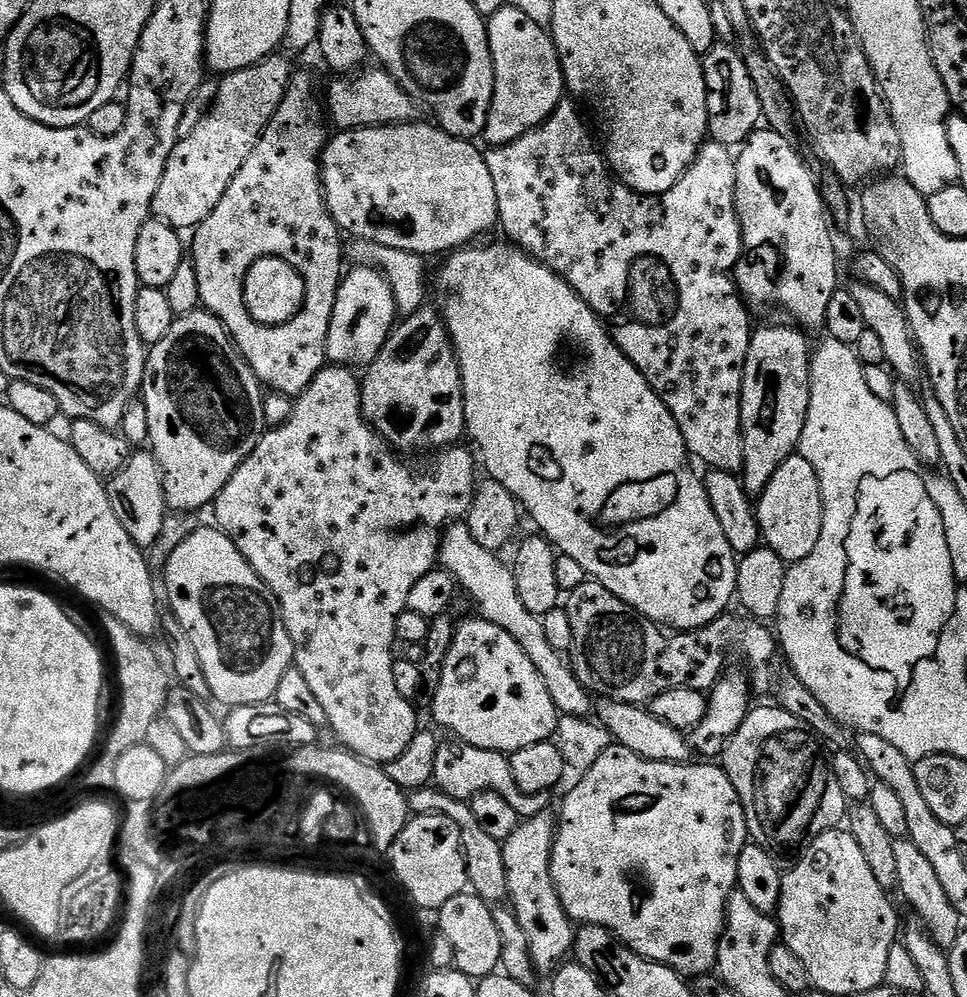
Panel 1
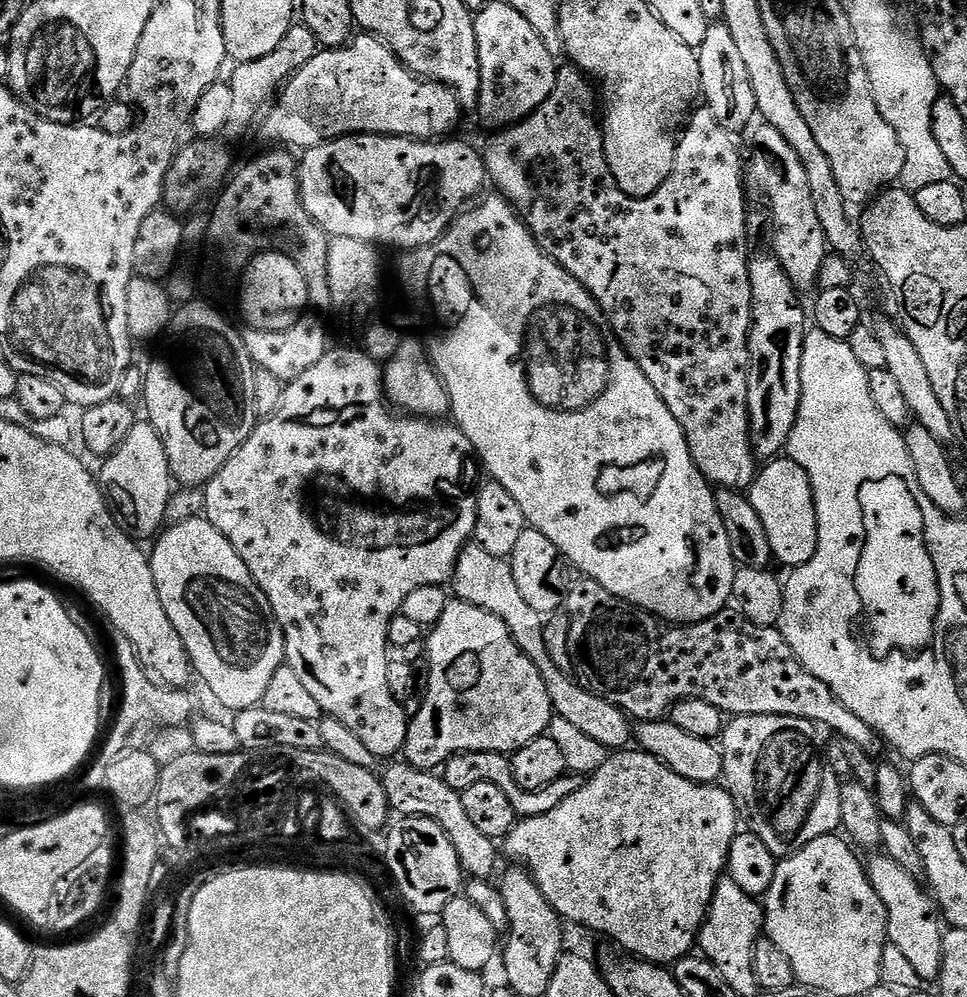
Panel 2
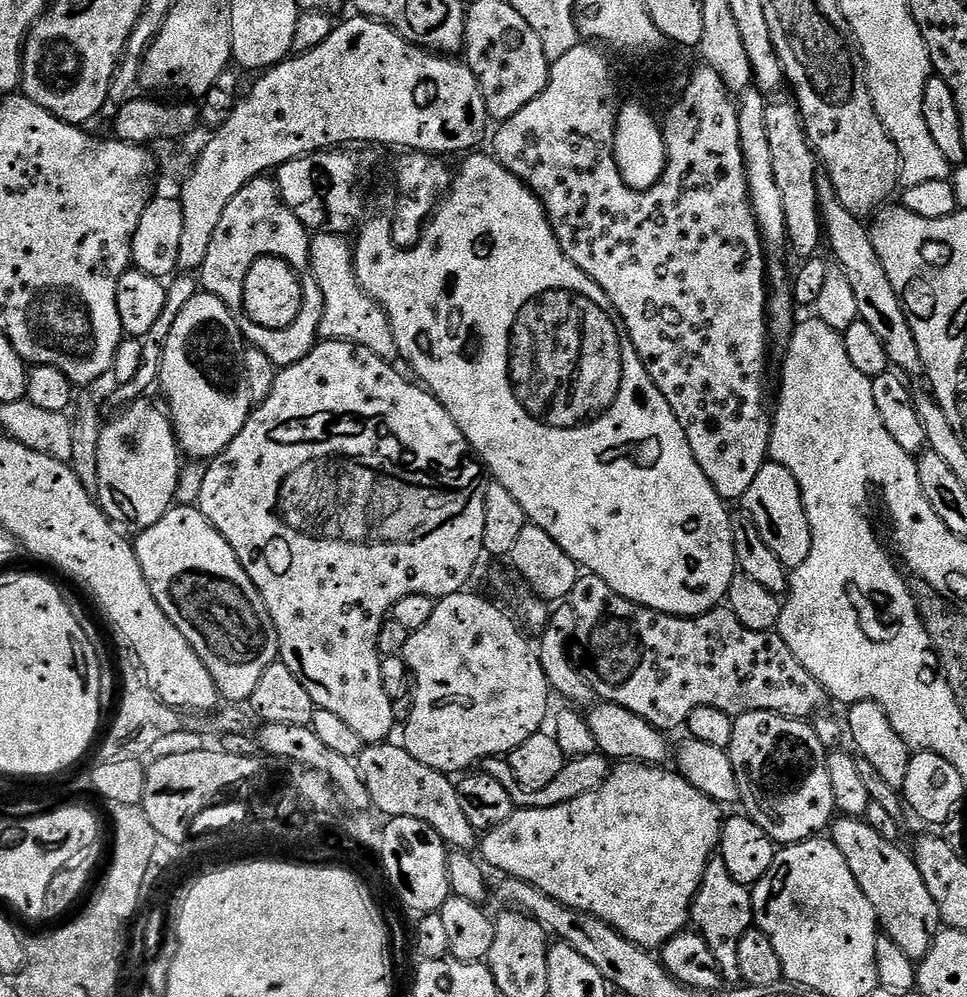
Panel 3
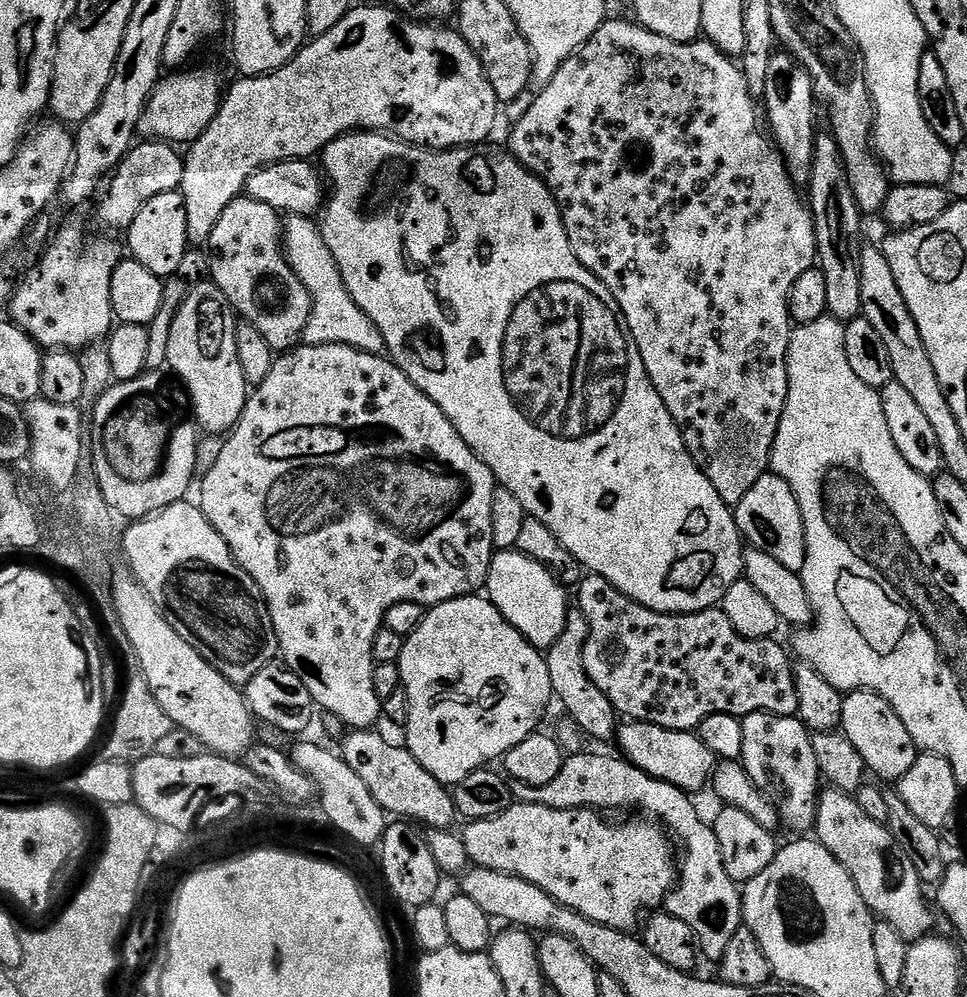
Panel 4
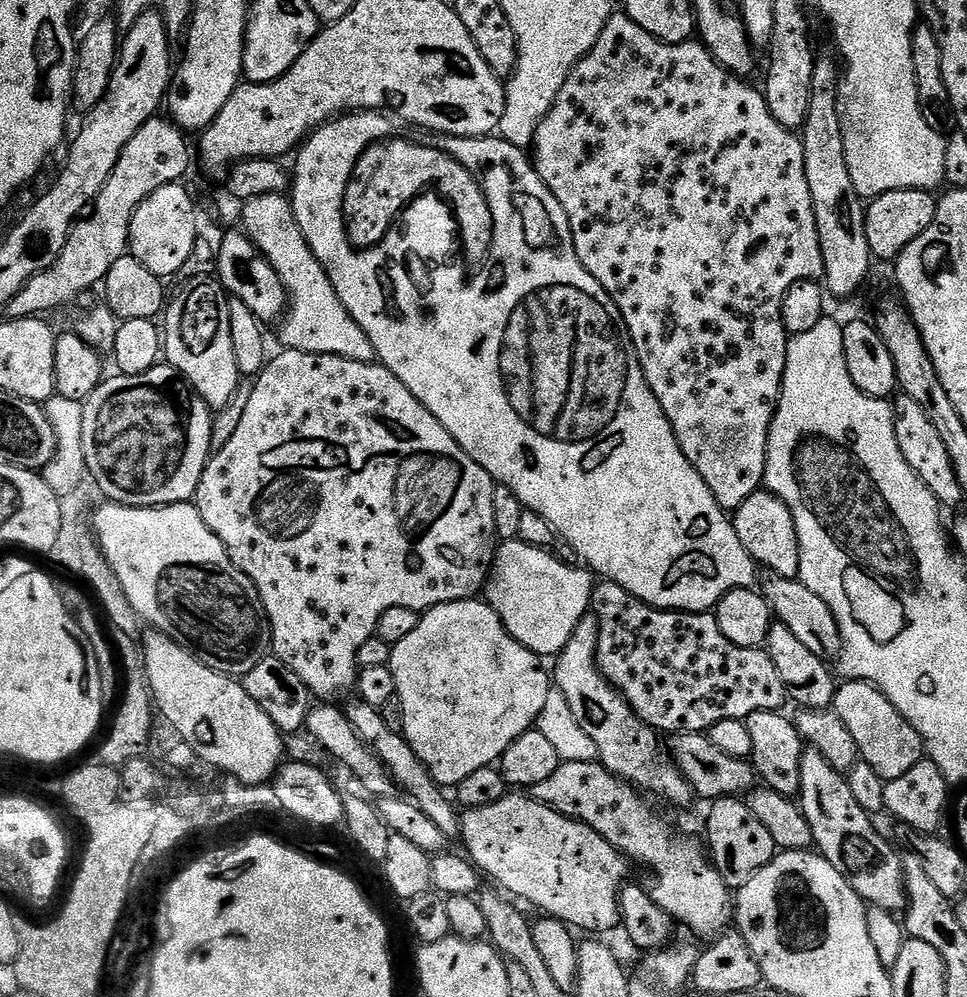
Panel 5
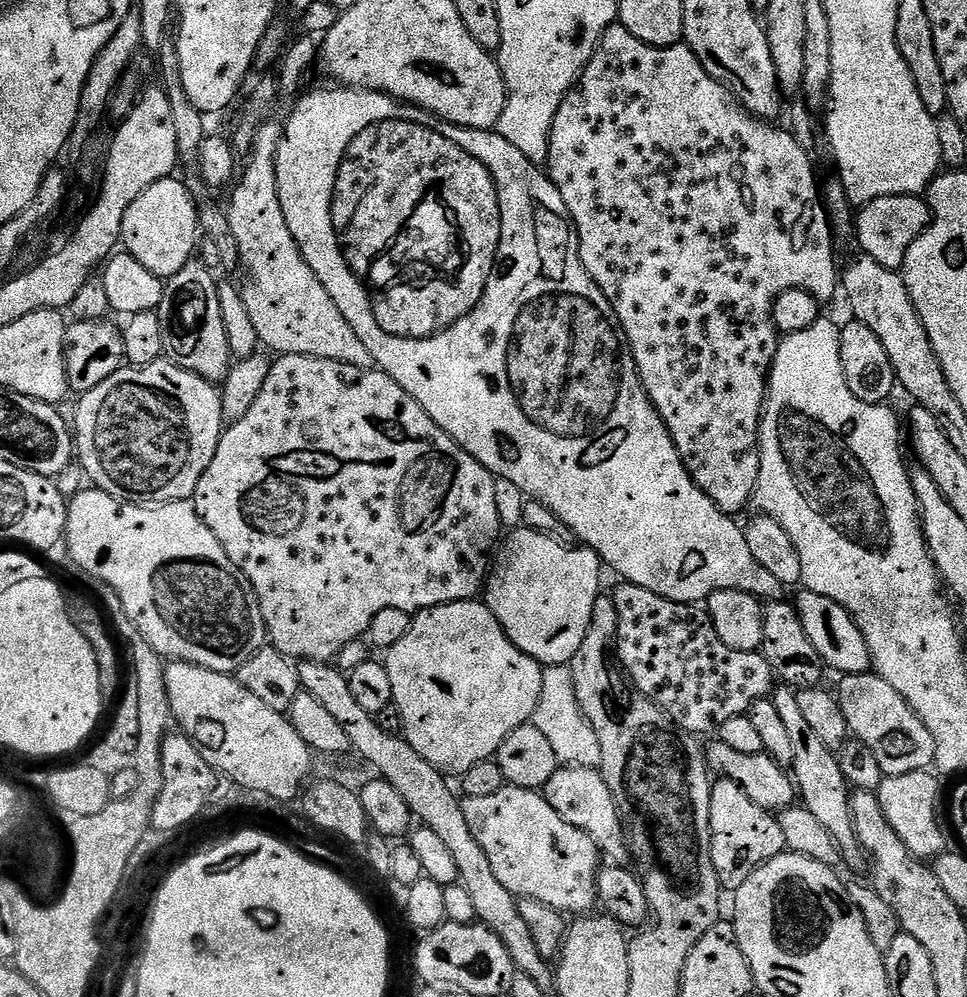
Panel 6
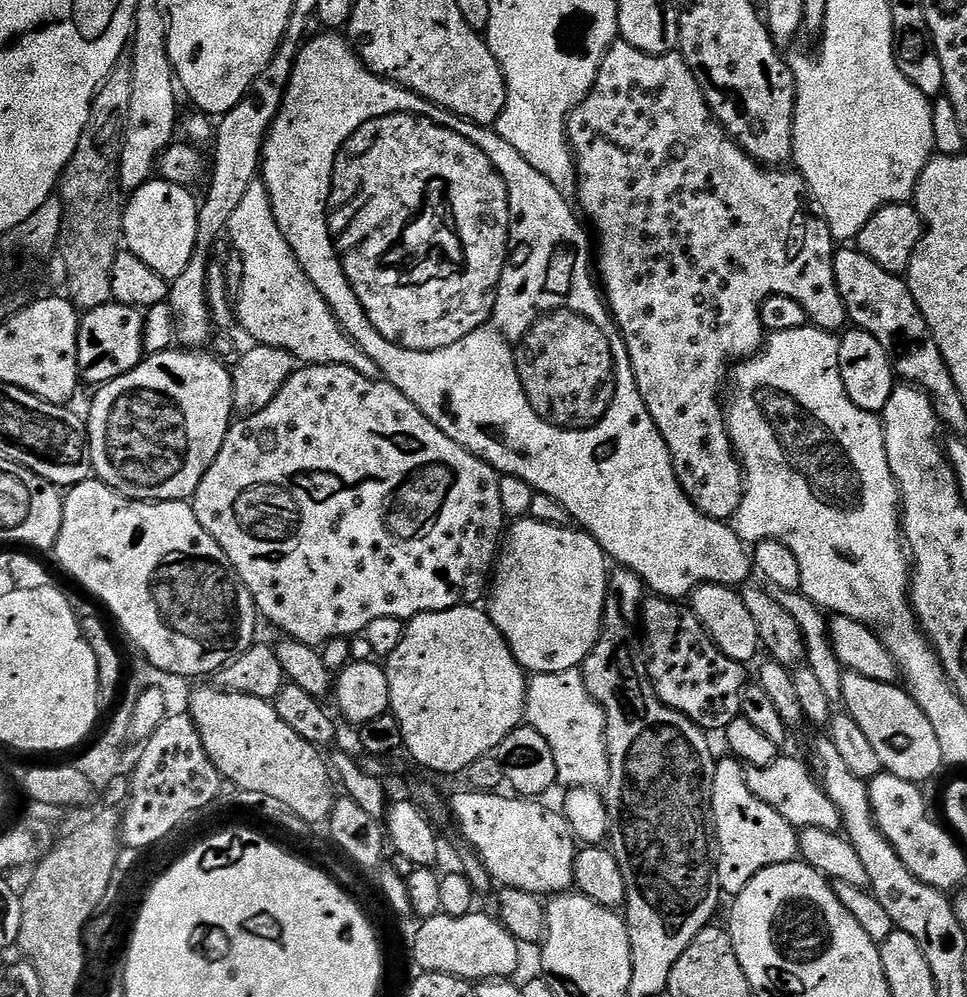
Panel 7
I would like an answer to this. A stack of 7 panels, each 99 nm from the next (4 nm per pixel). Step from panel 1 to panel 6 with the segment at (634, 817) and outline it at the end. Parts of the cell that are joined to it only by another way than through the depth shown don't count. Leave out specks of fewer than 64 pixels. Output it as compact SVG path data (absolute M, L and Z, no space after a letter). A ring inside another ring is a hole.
M505 786L502 790L498 790L498 794L490 794L487 798L467 798L463 801L463 805L466 822L470 826L470 834L474 834L474 838L478 838L478 846L482 846L482 850L486 850L486 858L490 858L490 867L494 869L498 882L502 882L502 886L506 886L506 890L510 890L520 900L537 900L561 914L569 914L568 912L576 912L572 914L588 914L597 907L596 875L602 867L600 847L592 841L588 834L578 830L578 826L570 826L570 822L558 818L558 814L554 814L550 802L546 802L546 798L539 791L531 788Z

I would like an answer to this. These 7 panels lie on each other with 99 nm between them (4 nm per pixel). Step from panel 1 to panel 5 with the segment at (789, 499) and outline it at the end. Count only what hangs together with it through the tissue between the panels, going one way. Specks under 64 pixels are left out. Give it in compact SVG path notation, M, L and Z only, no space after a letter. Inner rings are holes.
M767 490L750 494L750 498L746 498L746 502L742 502L742 506L736 508L731 522L736 527L738 538L742 538L742 546L746 546L746 550L761 569L769 568L767 570L769 573L791 580L799 577L800 543L798 542L798 530L794 526L794 514L790 514L790 510L786 506L786 502L782 502L782 498L778 498L773 492Z

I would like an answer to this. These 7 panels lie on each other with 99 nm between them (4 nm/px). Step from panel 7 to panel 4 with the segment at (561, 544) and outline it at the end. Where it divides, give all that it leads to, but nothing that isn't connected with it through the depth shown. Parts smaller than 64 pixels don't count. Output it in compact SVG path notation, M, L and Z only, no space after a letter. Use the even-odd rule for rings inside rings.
M500 550L493 555L486 585L487 599L500 611L502 618L518 630L536 648L546 650L558 642L562 626L570 611L570 592L557 580L555 574L534 558L515 550Z

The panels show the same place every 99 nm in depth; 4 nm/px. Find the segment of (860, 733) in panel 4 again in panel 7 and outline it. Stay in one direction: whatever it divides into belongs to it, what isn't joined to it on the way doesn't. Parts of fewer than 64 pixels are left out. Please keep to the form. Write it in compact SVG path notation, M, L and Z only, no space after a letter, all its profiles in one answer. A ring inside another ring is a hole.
M848 670L842 678L840 700L843 711L848 712L854 722L858 722L870 746L874 746L880 767L887 775L925 782L939 770L940 764L945 763L942 746L938 746L938 734L934 734L934 726L930 726L930 718L926 718L918 702L914 702L912 693L899 683L878 682Z

